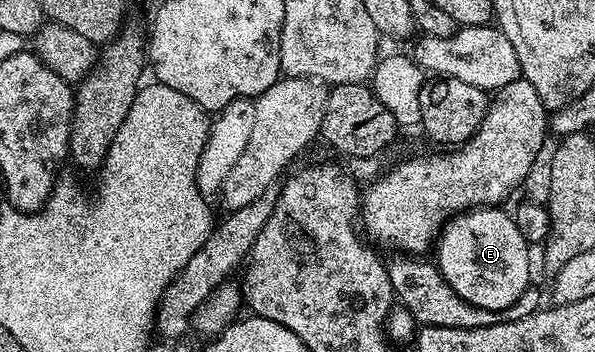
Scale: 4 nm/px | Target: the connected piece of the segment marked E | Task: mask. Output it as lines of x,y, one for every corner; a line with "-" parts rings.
475,208
456,214
442,228
436,243
436,265
444,280
476,308
517,307
522,286
530,282
530,250
525,236
502,208

